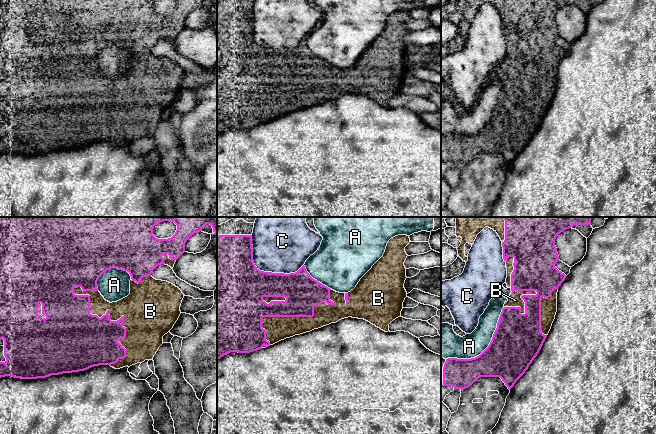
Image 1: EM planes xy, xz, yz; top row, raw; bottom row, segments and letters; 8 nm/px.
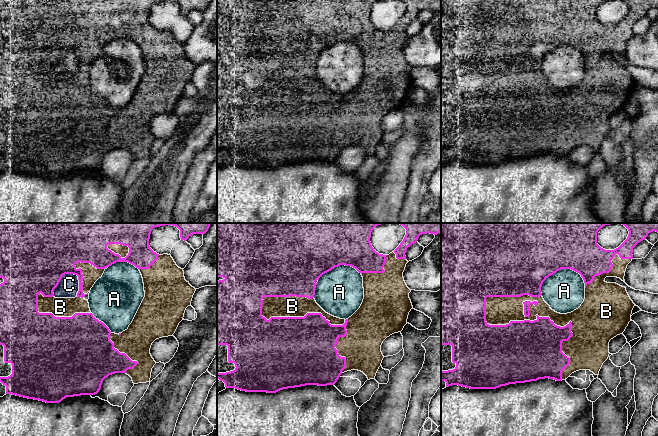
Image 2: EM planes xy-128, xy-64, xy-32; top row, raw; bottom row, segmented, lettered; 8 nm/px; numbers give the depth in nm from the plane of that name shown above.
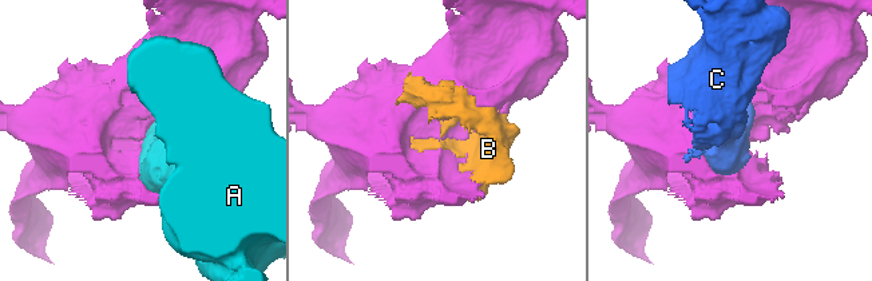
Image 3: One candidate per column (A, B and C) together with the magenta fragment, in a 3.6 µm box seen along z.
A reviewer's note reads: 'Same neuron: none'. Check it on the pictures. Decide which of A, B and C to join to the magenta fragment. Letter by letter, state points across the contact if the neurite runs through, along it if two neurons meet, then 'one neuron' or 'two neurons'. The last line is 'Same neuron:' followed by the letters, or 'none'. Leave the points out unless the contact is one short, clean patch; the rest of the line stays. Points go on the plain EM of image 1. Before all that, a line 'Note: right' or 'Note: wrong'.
Note: wrong
A: two neurons
B: one neuron
C: two neurons
Same neuron: B

